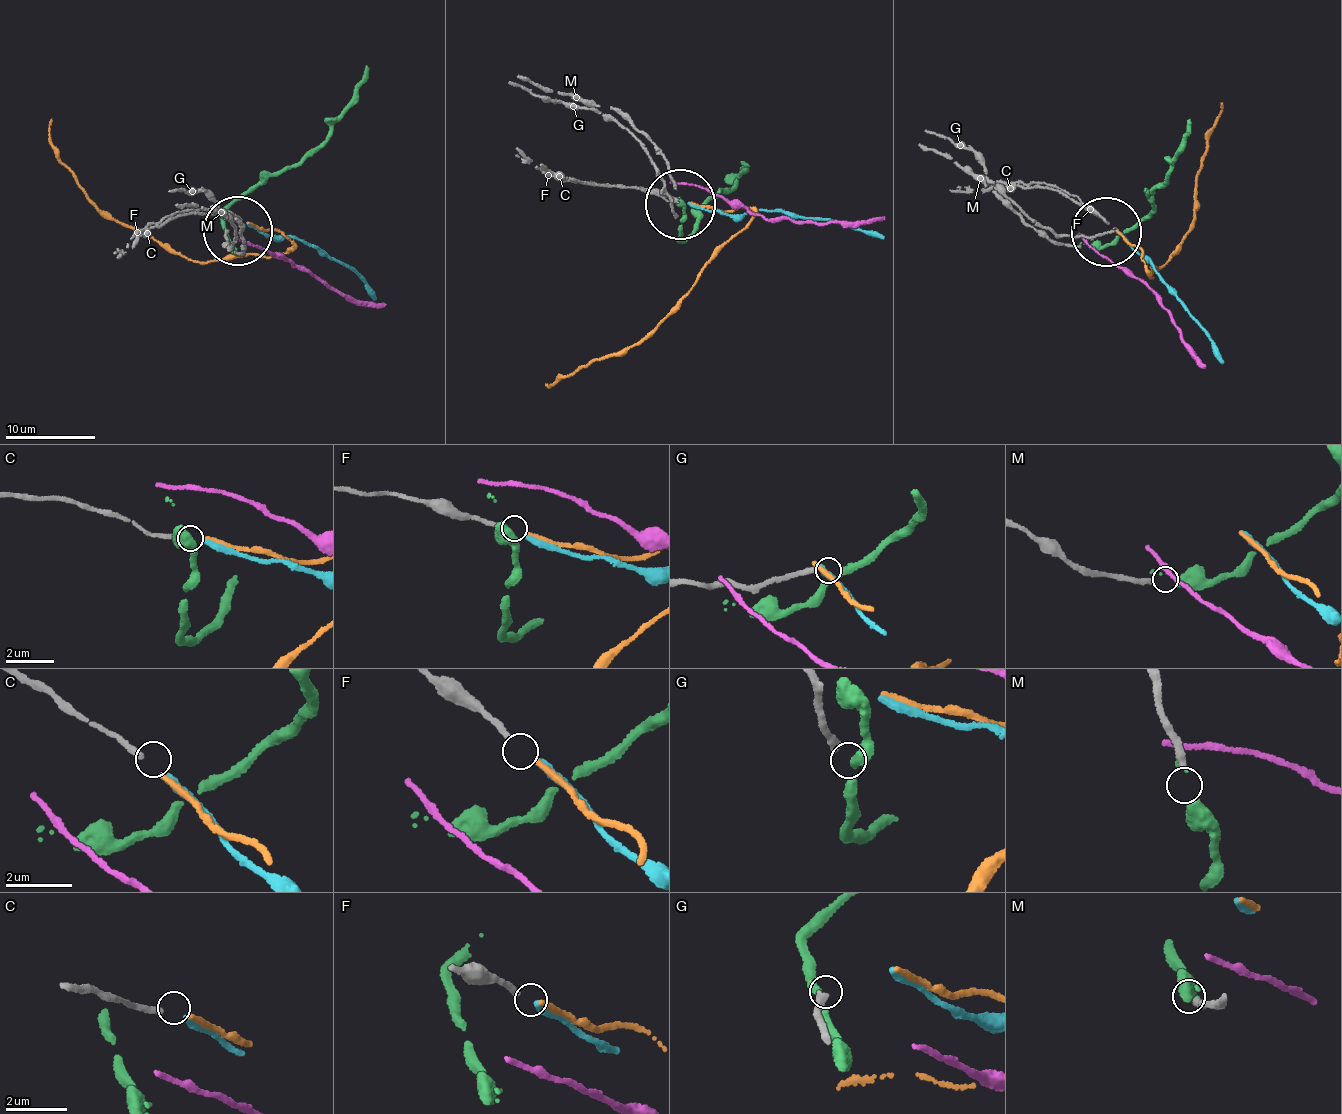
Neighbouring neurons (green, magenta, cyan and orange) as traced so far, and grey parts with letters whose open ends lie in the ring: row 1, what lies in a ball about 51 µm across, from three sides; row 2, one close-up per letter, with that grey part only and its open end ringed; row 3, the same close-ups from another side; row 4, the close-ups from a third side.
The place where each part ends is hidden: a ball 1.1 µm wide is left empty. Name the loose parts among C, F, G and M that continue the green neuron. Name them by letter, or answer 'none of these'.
M

